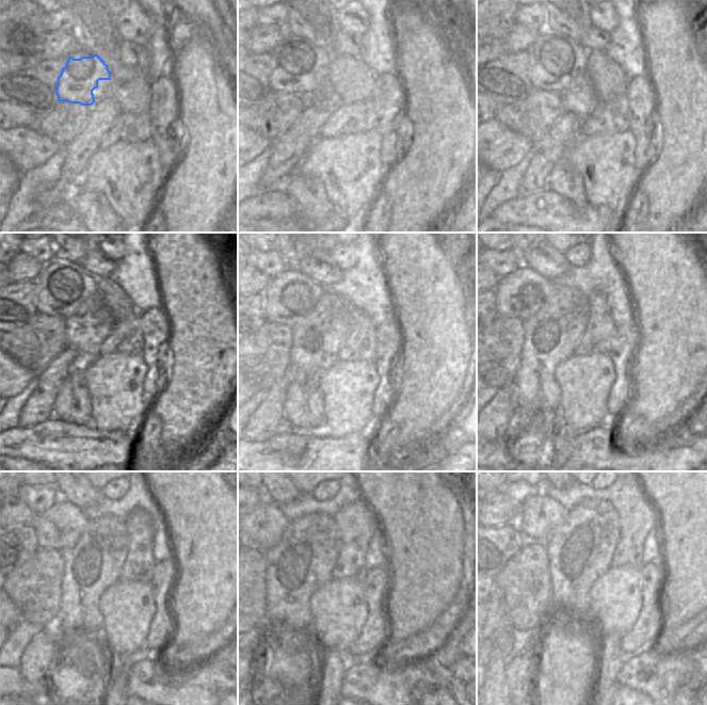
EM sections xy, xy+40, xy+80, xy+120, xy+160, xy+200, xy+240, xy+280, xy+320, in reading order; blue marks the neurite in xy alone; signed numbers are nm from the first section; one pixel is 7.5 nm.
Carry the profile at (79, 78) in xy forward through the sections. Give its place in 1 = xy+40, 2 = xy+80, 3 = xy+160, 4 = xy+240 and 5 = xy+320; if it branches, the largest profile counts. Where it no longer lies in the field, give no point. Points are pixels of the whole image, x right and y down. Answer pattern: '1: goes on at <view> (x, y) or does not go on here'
1: goes on at xy+40 (320, 78)
2: goes on at xy+80 (573, 66)
3: goes on at xy+160 (339, 306)
4: goes on at xy+240 (69, 519)
5: goes on at xy+320 (540, 514)

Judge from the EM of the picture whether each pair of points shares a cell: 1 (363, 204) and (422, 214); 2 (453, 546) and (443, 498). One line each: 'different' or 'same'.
1: different
2: same

